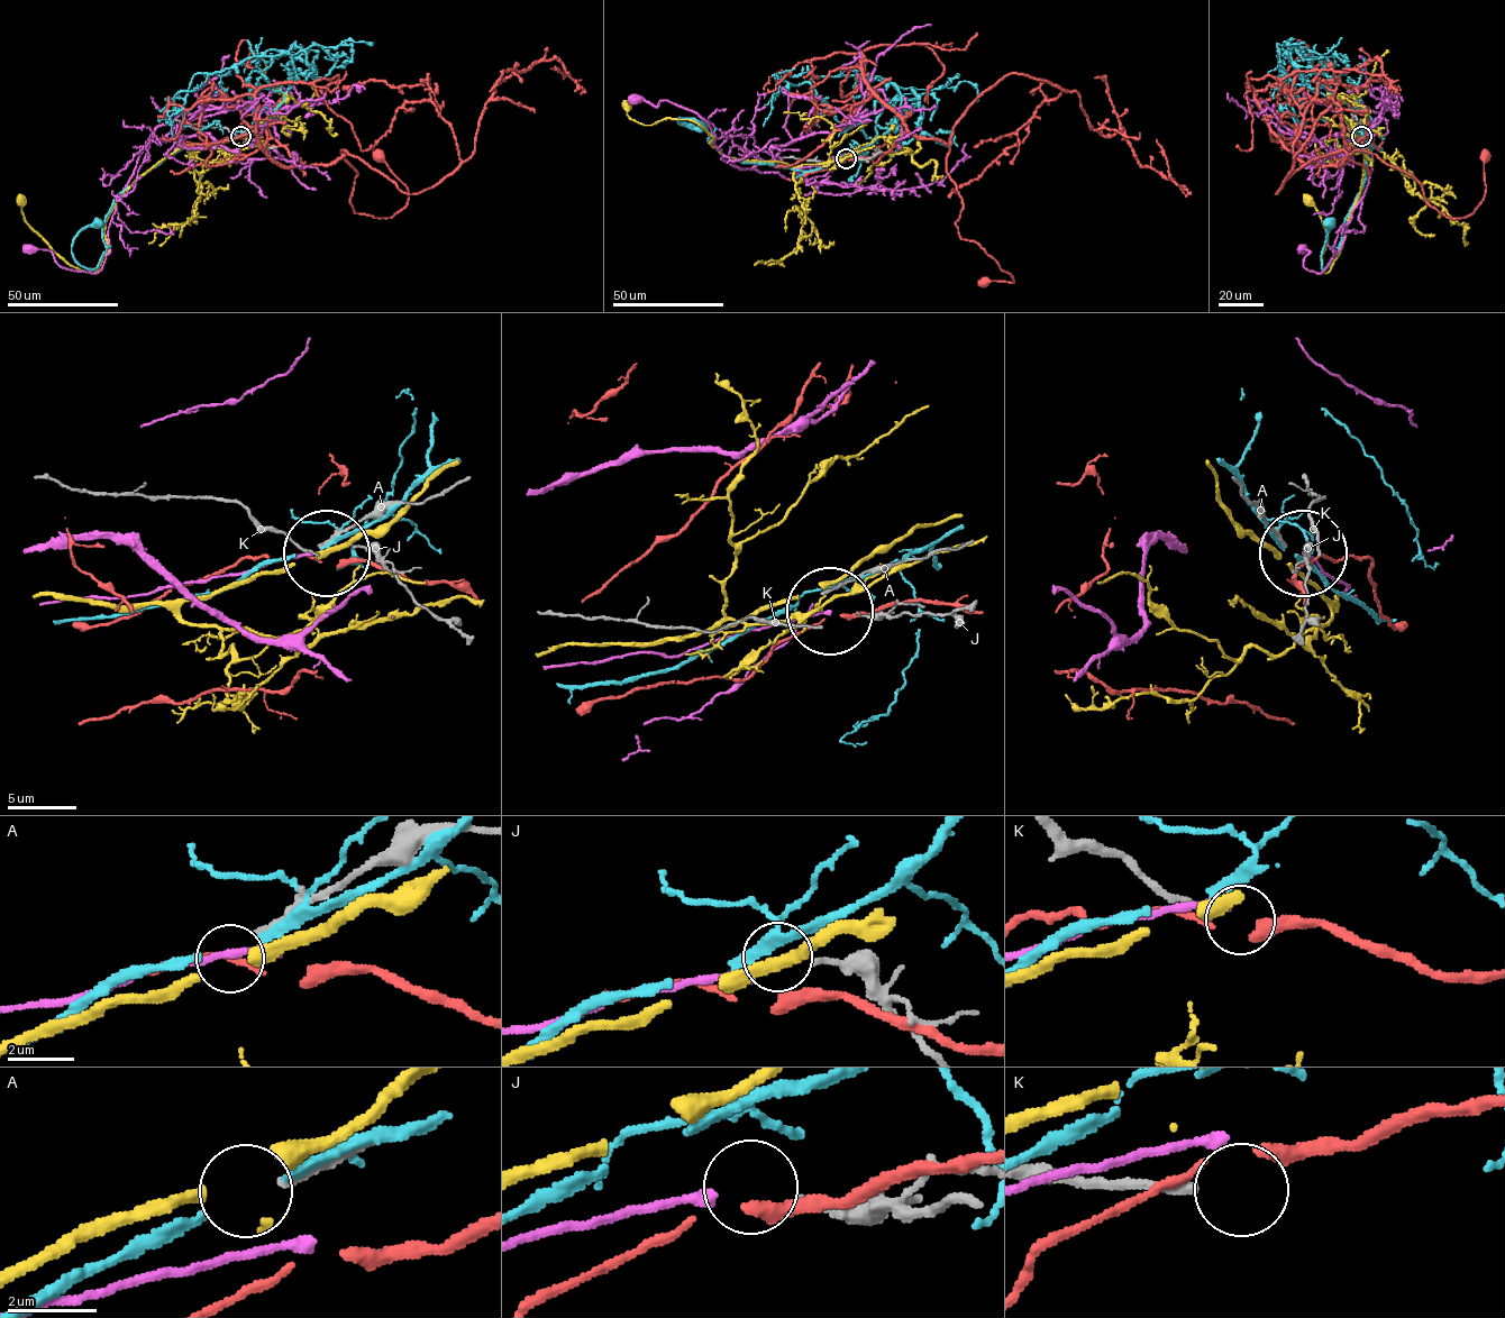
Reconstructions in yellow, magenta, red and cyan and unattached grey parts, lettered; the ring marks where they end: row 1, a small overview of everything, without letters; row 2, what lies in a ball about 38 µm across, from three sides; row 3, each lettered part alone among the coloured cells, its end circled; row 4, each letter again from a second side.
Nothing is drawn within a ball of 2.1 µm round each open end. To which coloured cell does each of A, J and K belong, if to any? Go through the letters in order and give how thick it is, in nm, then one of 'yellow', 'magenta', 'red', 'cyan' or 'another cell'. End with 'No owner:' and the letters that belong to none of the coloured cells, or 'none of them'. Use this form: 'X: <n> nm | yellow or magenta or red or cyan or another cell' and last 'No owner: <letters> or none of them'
A: 200 nm | another cell
J: 180 nm | magenta
K: 200 nm | red
No owner: A

